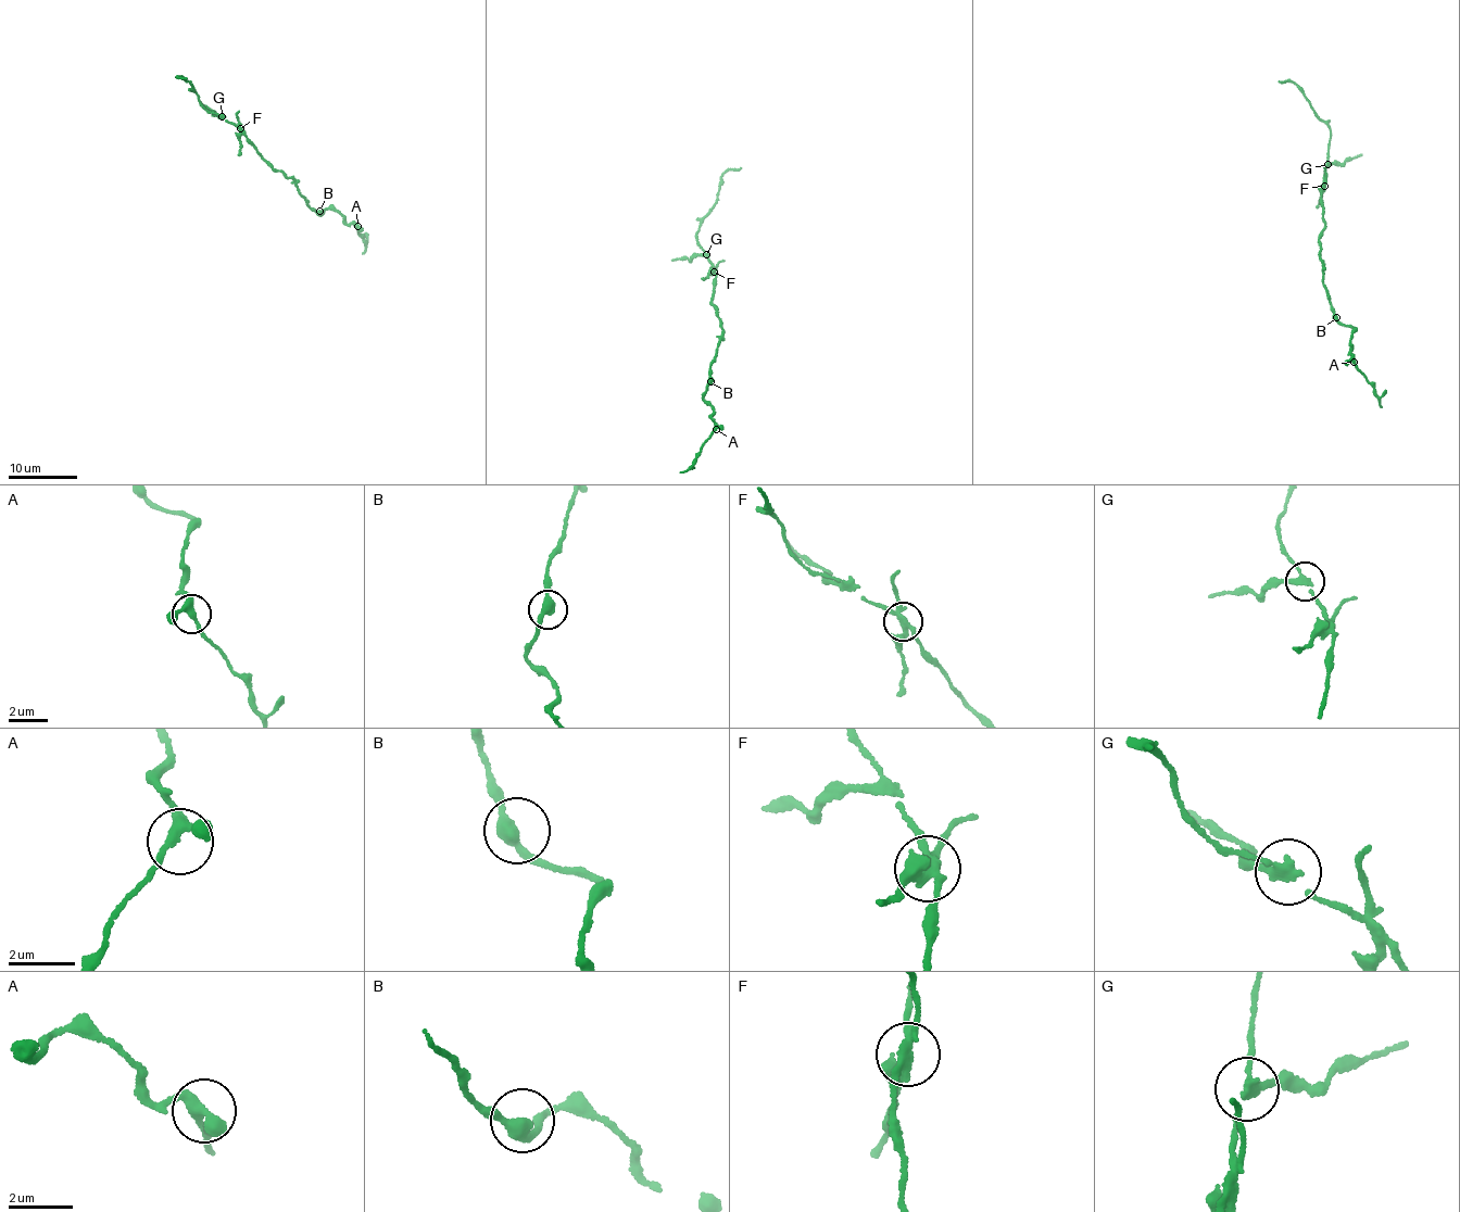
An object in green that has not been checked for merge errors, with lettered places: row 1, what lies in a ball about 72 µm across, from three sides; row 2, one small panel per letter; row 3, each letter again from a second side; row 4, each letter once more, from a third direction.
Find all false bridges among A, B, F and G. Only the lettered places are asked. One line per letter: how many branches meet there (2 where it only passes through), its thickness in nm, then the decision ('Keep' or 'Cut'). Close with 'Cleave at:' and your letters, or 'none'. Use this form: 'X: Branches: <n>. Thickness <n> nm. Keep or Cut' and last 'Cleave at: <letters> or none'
A: Branches: 3. Thickness 280 nm. Keep
B: Branches: 2. Thickness 360 nm. Keep
F: Branches: 5. Thickness 280 nm. Cut
G: Branches: 3. Thickness 220 nm. Cut
Cleave at: F, G

